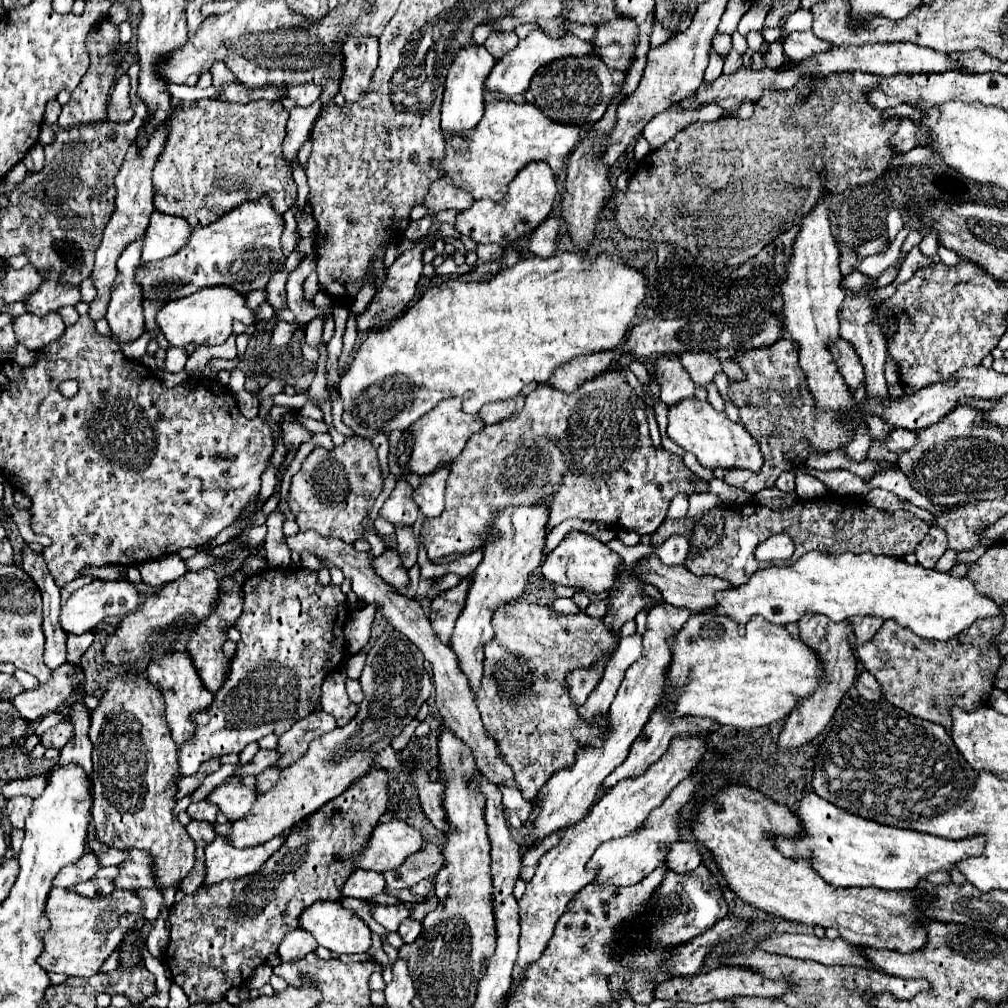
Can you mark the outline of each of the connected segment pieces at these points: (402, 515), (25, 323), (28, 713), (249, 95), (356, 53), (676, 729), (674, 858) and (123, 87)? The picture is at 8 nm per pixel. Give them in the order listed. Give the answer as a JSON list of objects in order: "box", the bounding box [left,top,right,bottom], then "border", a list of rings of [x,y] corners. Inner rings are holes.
[{"box":[381,442,419,526],"border":[[[405,442],[405,452],[397,460],[399,470],[401,470],[401,478],[397,480],[395,490],[391,492],[391,496],[387,498],[387,502],[381,508],[381,516],[385,520],[389,520],[391,524],[413,526],[415,520],[417,520],[417,516],[419,516],[419,508],[413,502],[413,498],[411,498],[413,488],[407,482],[407,478],[411,476],[411,472],[405,470],[407,468],[407,462],[409,462],[409,456],[411,456],[411,446],[409,446],[409,442]]]},{"box":[13,312,65,350],"border":[[[27,312],[15,318],[13,330],[19,344],[29,350],[43,350],[63,336],[65,324],[57,312],[49,312],[47,316],[35,316]]]},{"box":[13,662,79,722],"border":[[[69,662],[61,664],[57,670],[53,670],[53,678],[47,686],[39,686],[37,690],[25,690],[17,698],[13,698],[15,708],[27,722],[39,722],[39,718],[45,718],[47,714],[59,710],[77,690],[73,682],[75,670],[79,670],[79,666]]]},{"box":[221,84,285,104],"border":[[[229,84],[221,92],[221,100],[237,102],[237,104],[249,104],[249,102],[257,102],[261,98],[265,98],[265,100],[279,100],[283,96],[285,96],[285,90],[249,90],[249,88],[239,86],[239,84]]]},{"box":[341,36,379,102],"border":[[[349,36],[345,42],[345,78],[341,82],[341,94],[347,102],[359,102],[371,86],[373,72],[377,68],[379,50],[377,38]]]},{"box":[603,710,719,788],"border":[[[655,710],[655,712],[651,714],[649,722],[645,724],[641,736],[633,742],[627,760],[625,760],[623,764],[619,764],[619,766],[603,780],[603,788],[613,788],[613,786],[615,786],[617,782],[621,782],[621,780],[641,776],[641,774],[647,770],[647,766],[651,766],[653,762],[657,762],[657,760],[667,752],[667,748],[669,748],[669,744],[671,744],[671,738],[673,738],[675,734],[681,734],[681,732],[697,734],[697,732],[701,732],[701,730],[713,732],[713,730],[717,730],[717,728],[719,728],[719,724],[713,722],[711,718],[699,718],[699,716],[679,716],[679,718],[677,718],[677,716],[665,716],[661,710]]]},{"box":[667,842,701,872],"border":[[[673,842],[667,854],[667,866],[673,872],[689,872],[701,864],[701,852],[693,842]]]},{"box":[107,74,133,124],"border":[[[123,74],[123,76],[115,82],[115,88],[113,88],[113,92],[111,92],[109,110],[107,110],[107,116],[109,116],[111,122],[123,124],[123,122],[129,122],[129,120],[133,118],[129,88],[131,88],[131,80],[129,80],[127,74]]]}]

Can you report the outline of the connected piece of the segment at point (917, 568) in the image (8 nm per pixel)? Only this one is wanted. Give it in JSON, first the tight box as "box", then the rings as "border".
{"box":[711,552,1003,640],"border":[[[807,552],[791,566],[769,566],[769,568],[757,570],[757,574],[753,574],[747,584],[733,586],[725,592],[717,592],[717,608],[711,612],[729,614],[735,622],[741,622],[741,626],[753,614],[759,614],[765,620],[783,624],[783,626],[789,622],[797,622],[807,612],[827,614],[835,622],[847,620],[857,614],[875,614],[885,620],[887,618],[897,620],[899,626],[913,630],[921,638],[949,640],[957,636],[959,632],[963,632],[965,628],[969,628],[977,620],[1003,614],[1003,608],[989,596],[983,596],[981,592],[977,592],[975,584],[967,576],[953,576],[949,572],[939,572],[935,568],[927,570],[921,564],[907,564],[905,560],[891,558],[891,556],[875,556],[871,552],[867,554]]]}

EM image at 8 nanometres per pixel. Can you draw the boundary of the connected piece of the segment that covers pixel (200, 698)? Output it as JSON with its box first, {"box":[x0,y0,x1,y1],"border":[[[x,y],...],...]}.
{"box":[147,652,213,750],"border":[[[185,652],[173,654],[169,658],[155,658],[153,662],[149,662],[147,678],[151,684],[157,686],[157,690],[161,692],[161,696],[165,700],[165,718],[167,718],[167,724],[171,730],[171,738],[175,740],[177,750],[181,750],[195,736],[197,724],[191,718],[193,712],[211,708],[213,694],[207,694],[207,690],[203,690],[201,680],[197,678],[197,670],[193,670],[193,666],[189,664],[189,654],[185,654]]]}

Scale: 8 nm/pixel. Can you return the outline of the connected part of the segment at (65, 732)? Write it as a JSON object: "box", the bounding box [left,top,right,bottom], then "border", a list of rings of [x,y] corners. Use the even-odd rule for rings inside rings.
{"box":[41,722,73,750],"border":[[[61,722],[53,728],[49,728],[43,736],[41,736],[41,744],[45,748],[55,748],[61,750],[73,736],[73,724],[71,722]]]}

